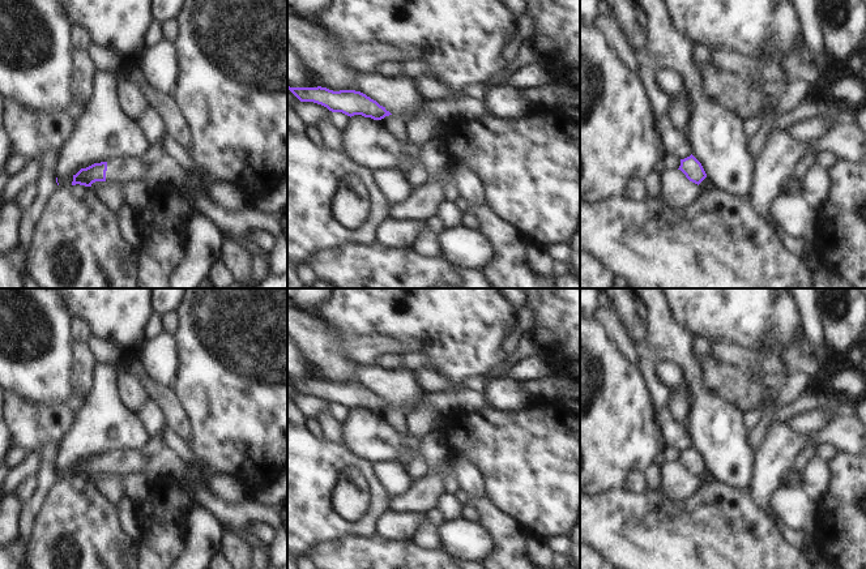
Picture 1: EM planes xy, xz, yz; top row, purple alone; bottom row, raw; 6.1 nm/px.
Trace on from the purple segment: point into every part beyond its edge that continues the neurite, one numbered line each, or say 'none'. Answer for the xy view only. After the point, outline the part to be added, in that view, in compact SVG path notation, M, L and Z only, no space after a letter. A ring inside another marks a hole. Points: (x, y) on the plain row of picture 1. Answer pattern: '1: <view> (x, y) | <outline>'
1: xy (166, 463) | M167 448L150 457L144 455L141 450L107 453L106 474L118 478L142 474L149 483L166 478L180 483L189 480L184 461Z

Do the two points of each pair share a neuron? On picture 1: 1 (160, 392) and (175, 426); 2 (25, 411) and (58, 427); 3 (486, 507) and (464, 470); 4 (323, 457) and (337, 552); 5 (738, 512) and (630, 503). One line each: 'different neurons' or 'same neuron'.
1: same neuron
2: same neuron
3: different neurons
4: different neurons
5: same neuron

